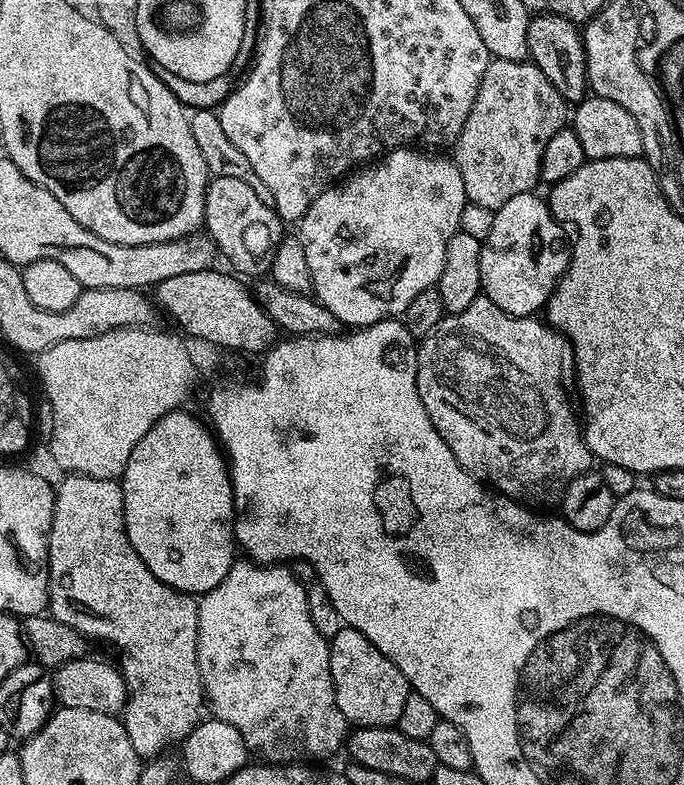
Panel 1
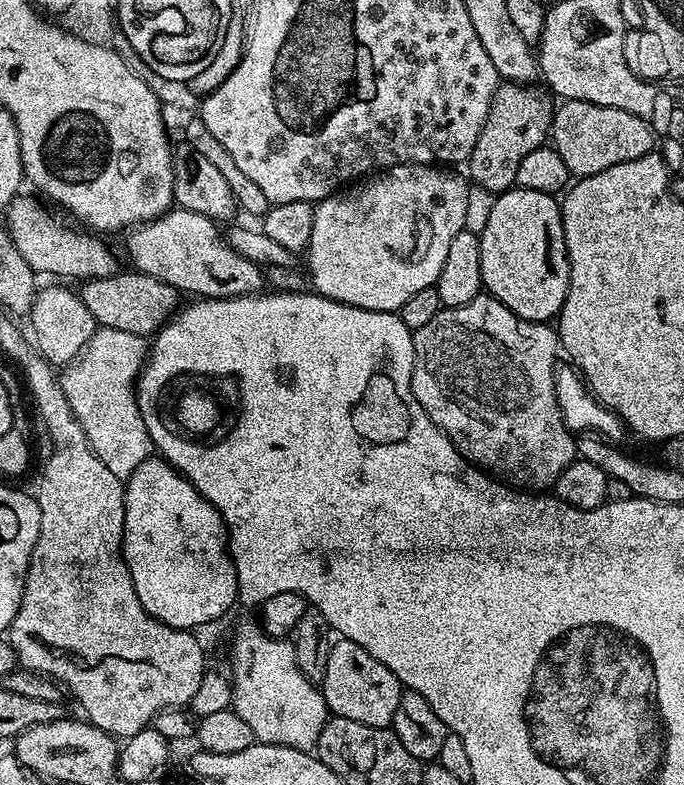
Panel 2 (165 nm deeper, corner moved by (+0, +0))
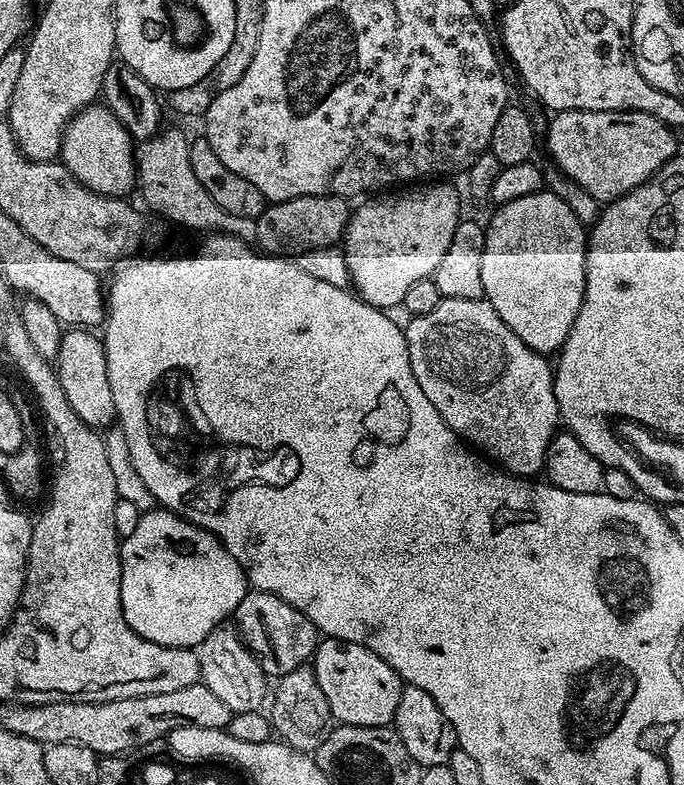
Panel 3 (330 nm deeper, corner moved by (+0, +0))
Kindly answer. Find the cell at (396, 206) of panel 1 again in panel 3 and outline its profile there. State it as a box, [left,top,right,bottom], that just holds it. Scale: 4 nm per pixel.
[342,182,462,310]

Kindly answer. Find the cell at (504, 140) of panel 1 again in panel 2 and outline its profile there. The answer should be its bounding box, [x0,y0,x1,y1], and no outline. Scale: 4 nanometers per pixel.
[466,82,554,194]

